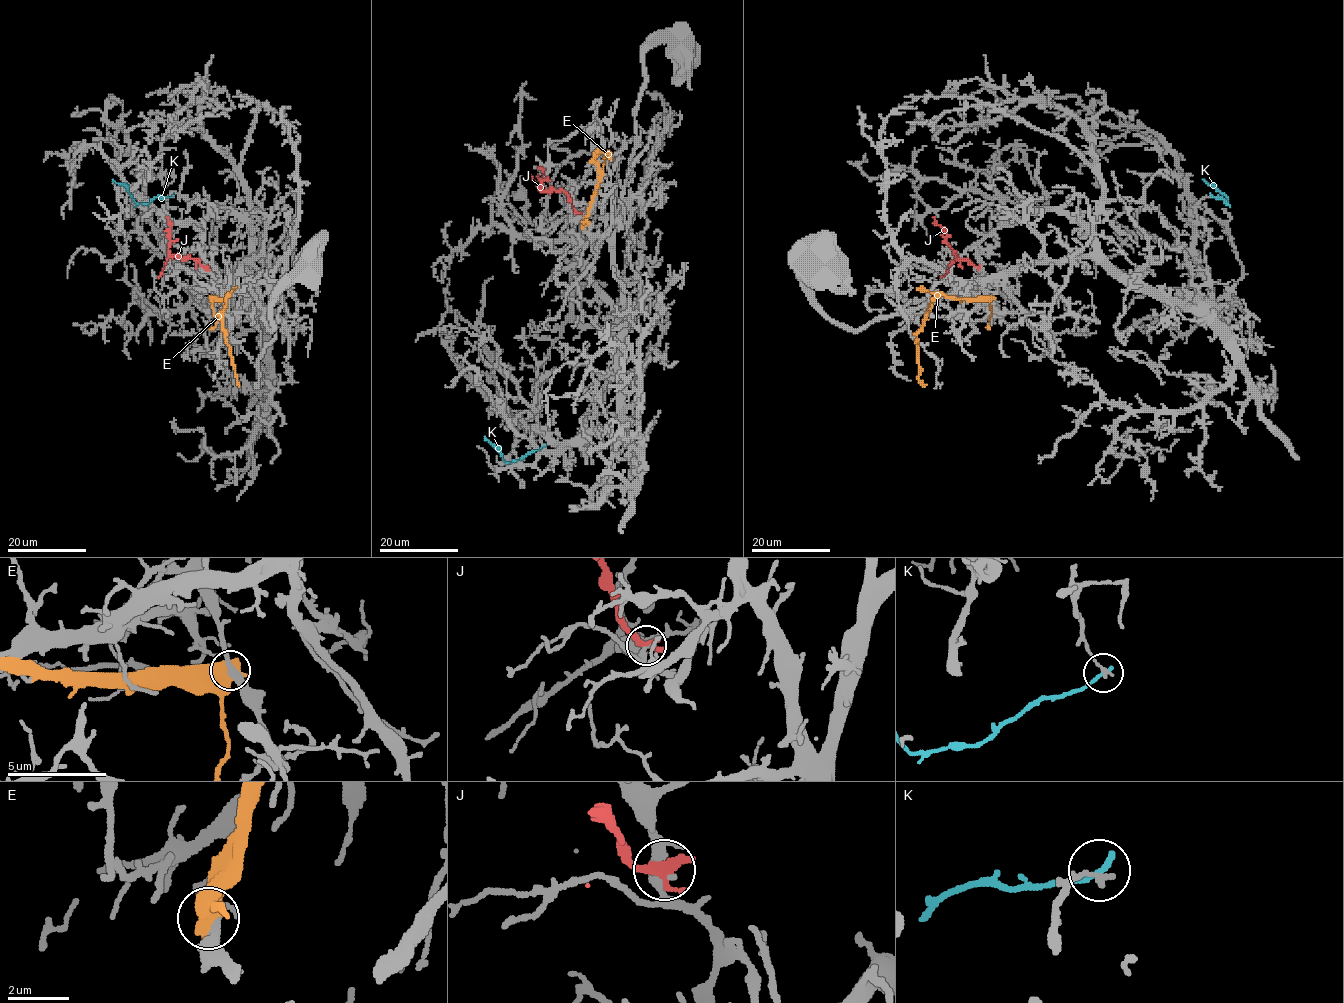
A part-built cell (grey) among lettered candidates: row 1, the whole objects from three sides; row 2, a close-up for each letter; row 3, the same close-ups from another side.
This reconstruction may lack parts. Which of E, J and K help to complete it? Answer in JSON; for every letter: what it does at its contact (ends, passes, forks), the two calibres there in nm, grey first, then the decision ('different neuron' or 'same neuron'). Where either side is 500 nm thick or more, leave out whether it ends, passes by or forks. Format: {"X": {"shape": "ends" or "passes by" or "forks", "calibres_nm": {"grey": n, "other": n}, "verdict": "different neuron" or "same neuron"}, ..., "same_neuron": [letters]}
{"E": {"calibres_nm": {"grey": 280, "other": 850}, "verdict": "different neuron"}, "J": {"shape": "ends", "calibres_nm": {"grey": 240, "other": 360}, "verdict": "different neuron"}, "K": {"shape": "ends", "calibres_nm": {"grey": 200, "other": 220}, "verdict": "different neuron"}, "same_neuron": []}

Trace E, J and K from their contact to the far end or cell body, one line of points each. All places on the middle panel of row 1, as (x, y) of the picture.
E: (584, 226), (599, 178), (594, 159), (596, 151), (608, 152), (611, 159)
J: (578, 213), (564, 191), (541, 190), (542, 171), (538, 167)
K: (544, 446), (519, 460), (508, 461), (484, 437)

